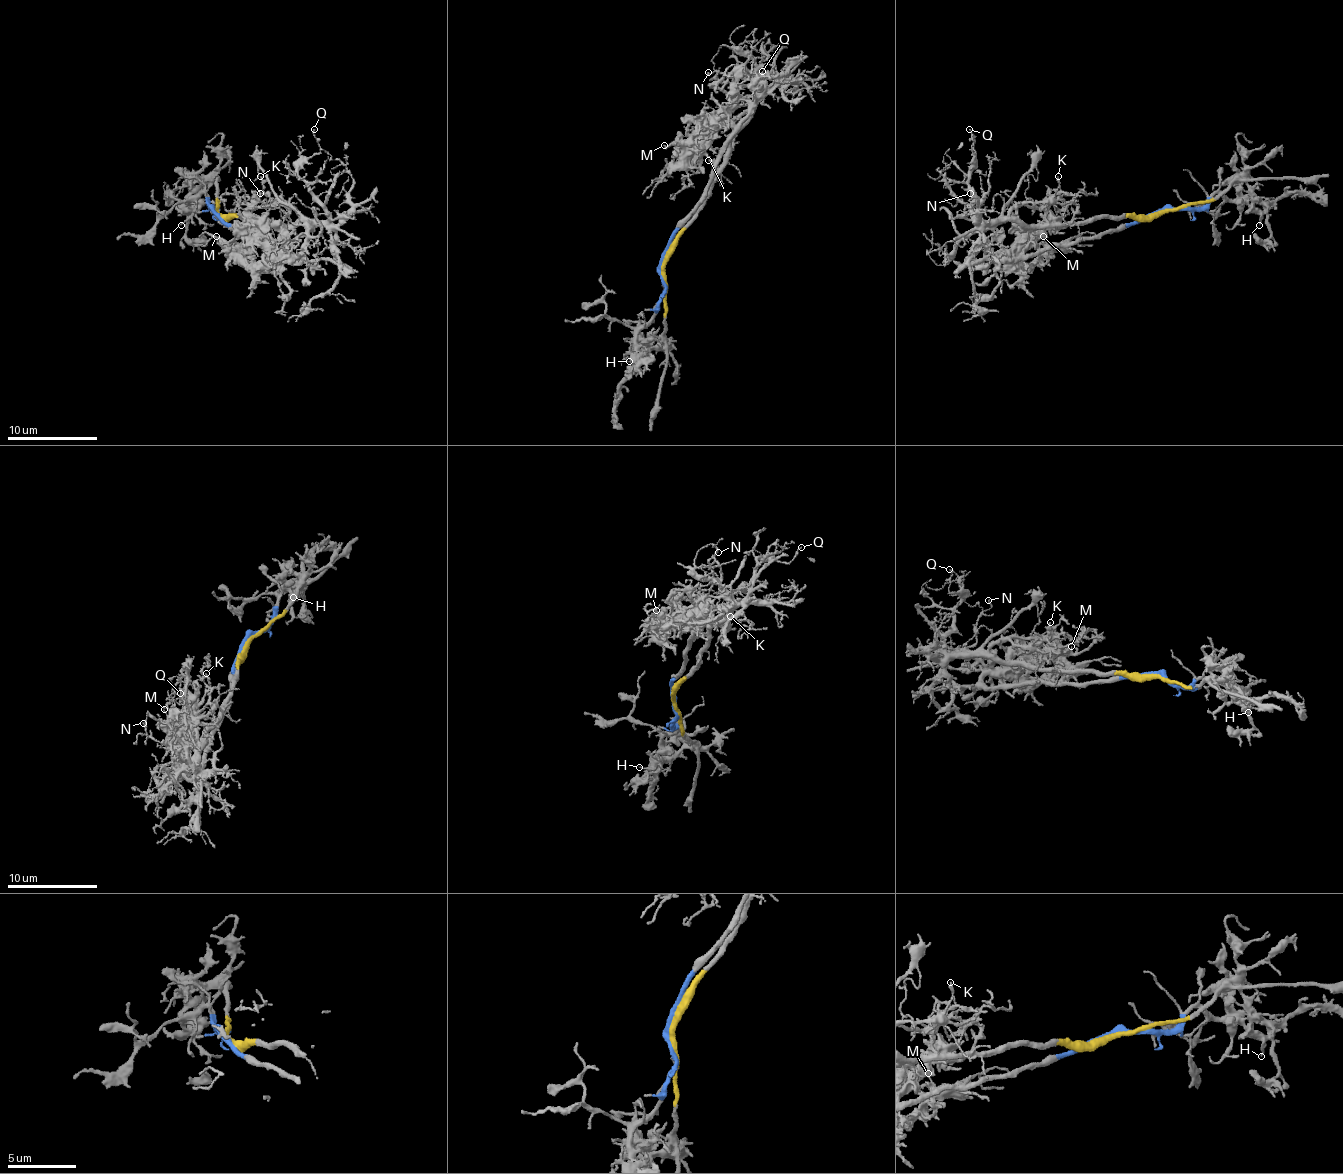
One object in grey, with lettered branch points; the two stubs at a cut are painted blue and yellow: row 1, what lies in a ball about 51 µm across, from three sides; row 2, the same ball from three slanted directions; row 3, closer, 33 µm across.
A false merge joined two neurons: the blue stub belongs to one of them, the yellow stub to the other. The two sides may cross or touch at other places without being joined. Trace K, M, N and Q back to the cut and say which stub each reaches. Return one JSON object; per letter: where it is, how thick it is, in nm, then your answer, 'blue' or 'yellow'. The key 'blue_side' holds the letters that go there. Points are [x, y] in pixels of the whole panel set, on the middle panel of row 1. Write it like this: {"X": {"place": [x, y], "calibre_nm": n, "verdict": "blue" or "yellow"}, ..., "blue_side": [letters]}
{"K": {"place": [708, 160], "calibre_nm": 200, "verdict": "blue"}, "M": {"place": [664, 145], "calibre_nm": 90, "verdict": "blue"}, "N": {"place": [708, 72], "calibre_nm": 120, "verdict": "yellow"}, "Q": {"place": [762, 71], "calibre_nm": 70, "verdict": "yellow"}, "blue_side": ["K", "M"]}

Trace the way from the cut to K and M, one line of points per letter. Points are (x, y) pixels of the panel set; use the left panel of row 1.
K: (214, 209), (227, 223), (299, 261), (290, 254), (281, 254), (257, 230), (257, 221), (270, 205), (261, 176)
M: (214, 209), (227, 223), (299, 261), (281, 256), (250, 263), (232, 247), (218, 243), (216, 236)

